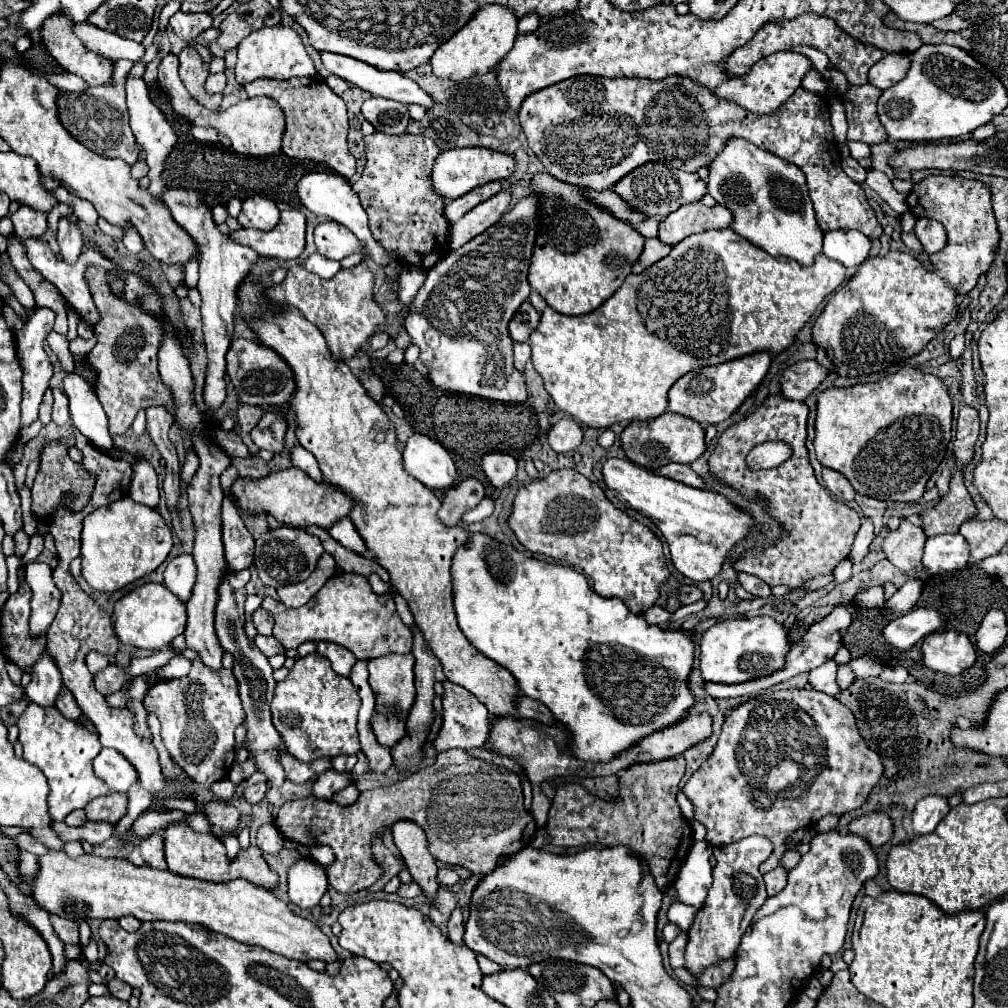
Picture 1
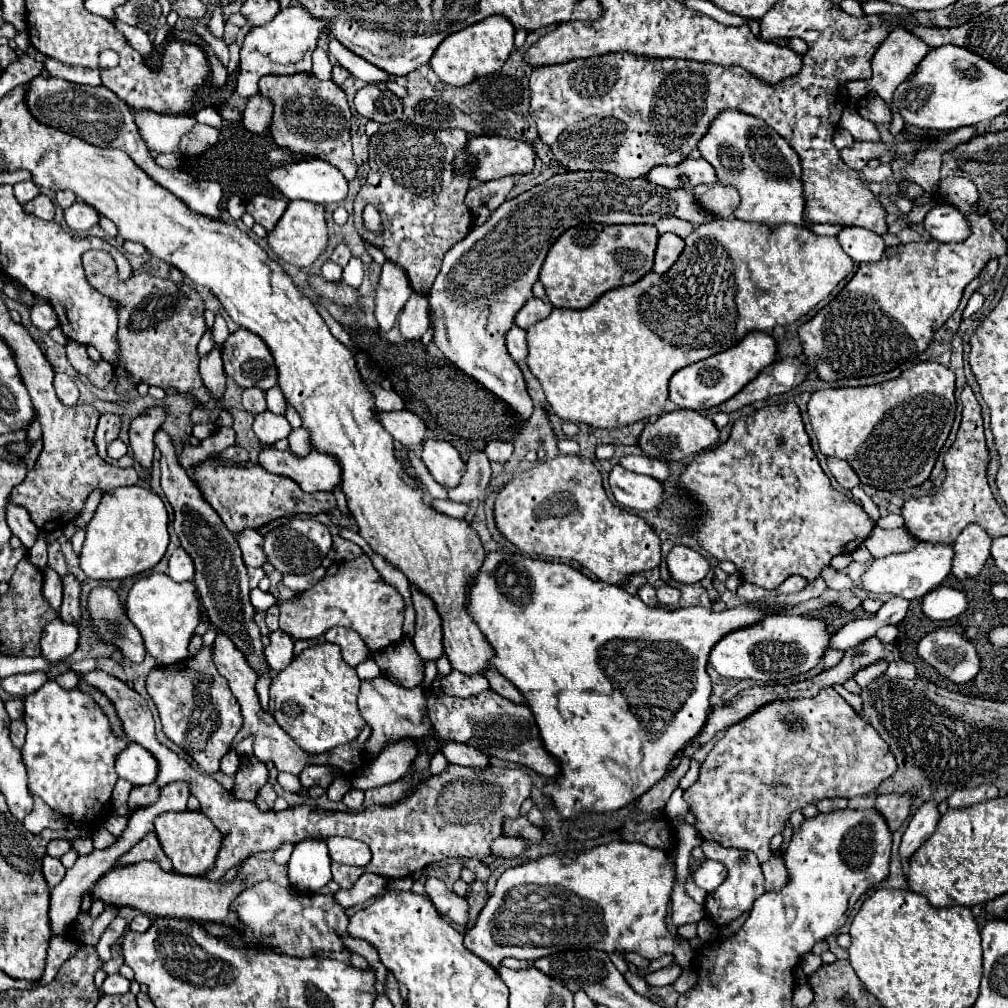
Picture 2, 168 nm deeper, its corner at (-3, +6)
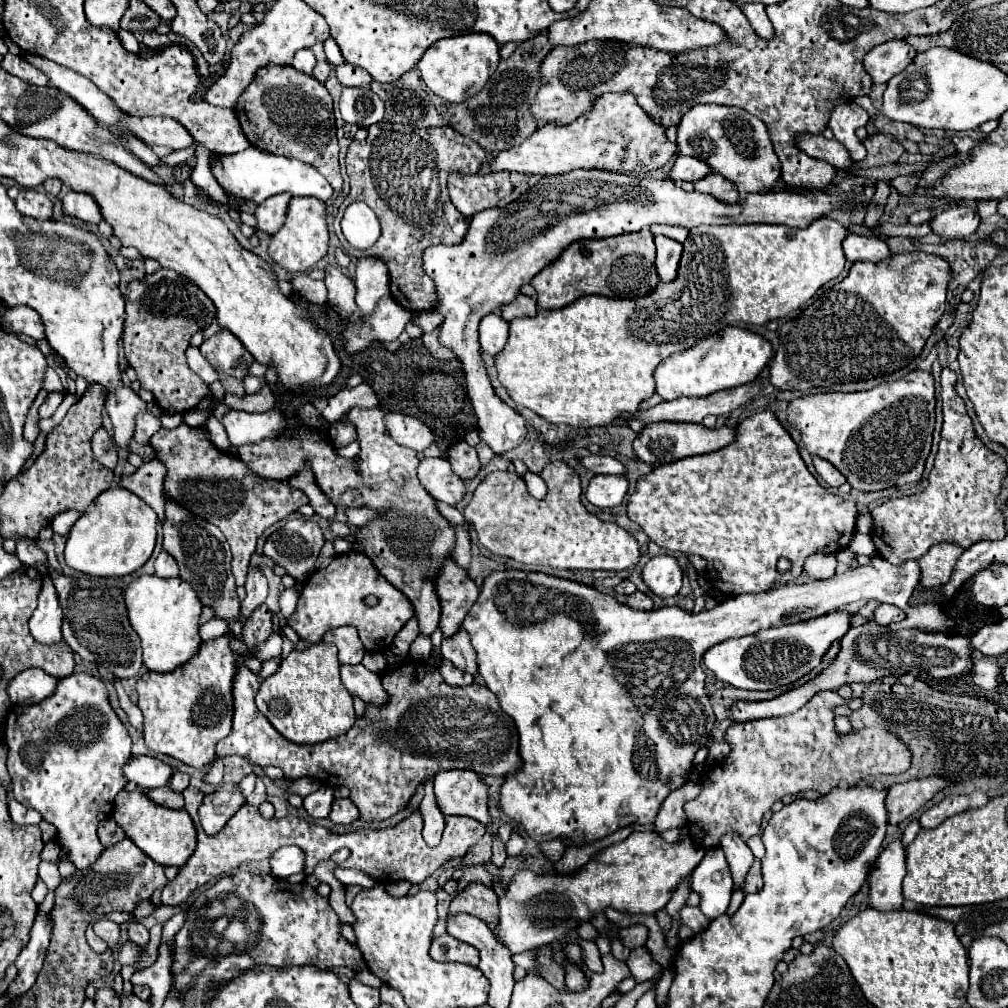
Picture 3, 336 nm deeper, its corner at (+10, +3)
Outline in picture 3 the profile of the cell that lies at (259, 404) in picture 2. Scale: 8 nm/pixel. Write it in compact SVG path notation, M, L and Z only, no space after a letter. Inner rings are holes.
M246 377L244 379L244 391L246 393L256 393L266 385L266 377Z

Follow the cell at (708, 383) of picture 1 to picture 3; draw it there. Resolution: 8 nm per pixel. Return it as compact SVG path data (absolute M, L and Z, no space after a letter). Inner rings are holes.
M742 327L722 329L722 333L716 333L714 337L704 337L698 345L670 355L656 369L656 393L664 401L674 401L678 397L706 397L722 389L752 383L768 365L772 353L772 345L758 333Z

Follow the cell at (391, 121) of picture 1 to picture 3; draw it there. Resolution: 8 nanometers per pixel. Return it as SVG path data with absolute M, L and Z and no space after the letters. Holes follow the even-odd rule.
M344 87L340 95L340 113L346 123L358 127L370 127L384 117L382 99L368 87Z

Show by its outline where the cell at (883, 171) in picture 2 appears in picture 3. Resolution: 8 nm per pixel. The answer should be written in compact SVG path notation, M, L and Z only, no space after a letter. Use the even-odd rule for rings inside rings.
M894 39L866 53L864 67L874 83L888 83L894 75L902 73L912 63L914 55L916 51L912 45L908 45L904 39Z

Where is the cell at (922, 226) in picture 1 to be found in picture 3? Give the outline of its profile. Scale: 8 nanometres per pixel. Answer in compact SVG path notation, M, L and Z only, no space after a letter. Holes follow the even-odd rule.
M954 205L944 209L940 215L936 215L932 219L932 227L934 227L934 233L940 237L960 239L960 237L972 235L978 229L980 221L982 217L978 215L978 211L964 205Z

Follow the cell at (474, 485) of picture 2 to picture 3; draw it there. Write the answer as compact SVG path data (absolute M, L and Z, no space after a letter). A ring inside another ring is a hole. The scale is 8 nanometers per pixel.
M466 441L456 443L454 447L448 449L448 461L450 461L454 473L458 473L458 477L464 481L470 481L480 469L478 453Z

